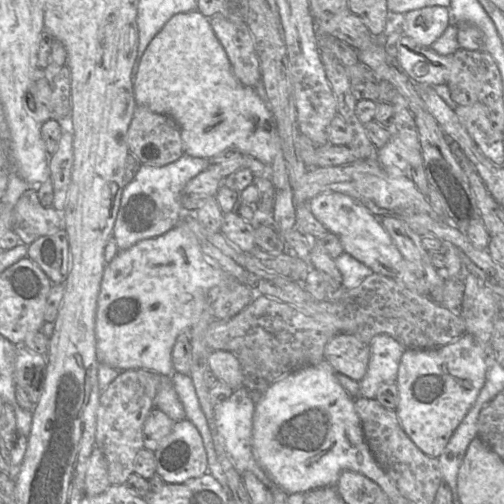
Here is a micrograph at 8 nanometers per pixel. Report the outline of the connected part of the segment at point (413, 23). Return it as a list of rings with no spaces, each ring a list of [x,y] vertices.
[[[429,6],[409,11],[401,18],[404,36],[412,38],[424,47],[431,47],[449,24],[450,12],[443,6]]]

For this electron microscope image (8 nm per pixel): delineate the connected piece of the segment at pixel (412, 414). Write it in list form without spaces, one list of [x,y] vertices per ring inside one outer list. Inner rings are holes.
[[[465,333],[455,341],[436,349],[407,349],[400,362],[396,385],[399,391],[397,416],[411,441],[427,456],[439,458],[450,438],[477,400],[486,382],[490,345],[482,345]]]

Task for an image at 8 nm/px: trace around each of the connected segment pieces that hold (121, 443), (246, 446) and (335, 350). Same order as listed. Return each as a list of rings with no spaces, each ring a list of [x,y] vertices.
[[[134,369],[134,370],[126,370],[126,371],[121,371],[120,374],[113,380],[113,382],[111,382],[109,384],[109,386],[106,388],[105,391],[103,391],[100,395],[100,399],[99,399],[99,406],[98,406],[98,410],[97,410],[97,422],[96,422],[96,433],[95,433],[95,446],[102,452],[106,462],[107,462],[107,468],[108,468],[108,478],[109,481],[111,483],[111,485],[122,485],[125,484],[126,480],[129,478],[130,475],[132,475],[134,473],[134,460],[138,454],[138,452],[144,448],[143,446],[143,426],[144,426],[144,422],[147,419],[148,415],[150,414],[151,410],[155,407],[155,398],[158,394],[158,391],[162,385],[162,381],[163,378],[168,378],[168,377],[163,377],[162,375],[160,375],[159,373],[155,372],[155,371],[151,371],[148,369]]]
[[[240,387],[232,395],[214,407],[214,418],[219,435],[224,441],[226,451],[234,469],[239,474],[253,473],[268,489],[276,486],[255,459],[252,448],[253,415],[256,403],[252,400],[246,388]]]
[[[339,333],[327,343],[323,357],[335,372],[360,382],[367,372],[370,345],[353,334]]]

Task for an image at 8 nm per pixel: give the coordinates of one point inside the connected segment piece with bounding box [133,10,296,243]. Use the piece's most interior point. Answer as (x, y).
(184, 73)

